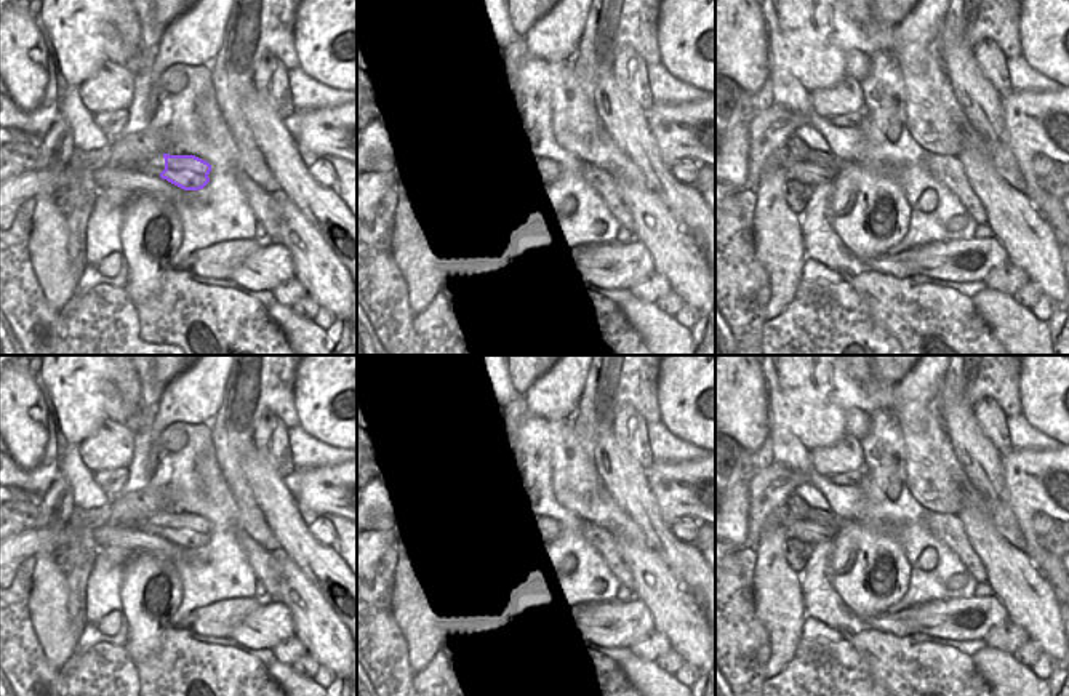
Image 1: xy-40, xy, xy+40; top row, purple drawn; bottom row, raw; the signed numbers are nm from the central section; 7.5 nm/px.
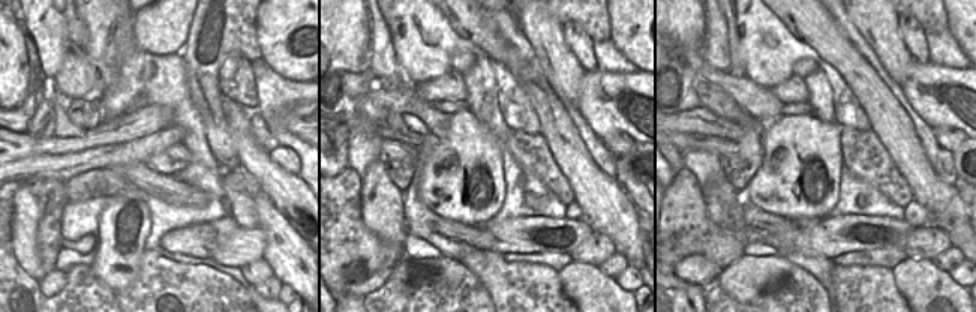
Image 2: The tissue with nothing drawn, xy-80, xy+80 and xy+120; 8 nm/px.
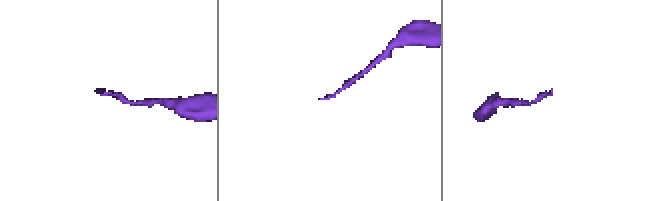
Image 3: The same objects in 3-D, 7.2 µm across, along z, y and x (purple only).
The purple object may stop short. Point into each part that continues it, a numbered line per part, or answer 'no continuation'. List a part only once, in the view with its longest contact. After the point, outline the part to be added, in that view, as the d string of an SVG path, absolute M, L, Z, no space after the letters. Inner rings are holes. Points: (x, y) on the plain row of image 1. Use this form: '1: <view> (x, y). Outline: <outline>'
no continuation.

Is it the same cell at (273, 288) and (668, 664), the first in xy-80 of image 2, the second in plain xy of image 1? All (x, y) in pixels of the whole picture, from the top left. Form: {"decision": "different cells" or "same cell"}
{"decision": "same cell"}

